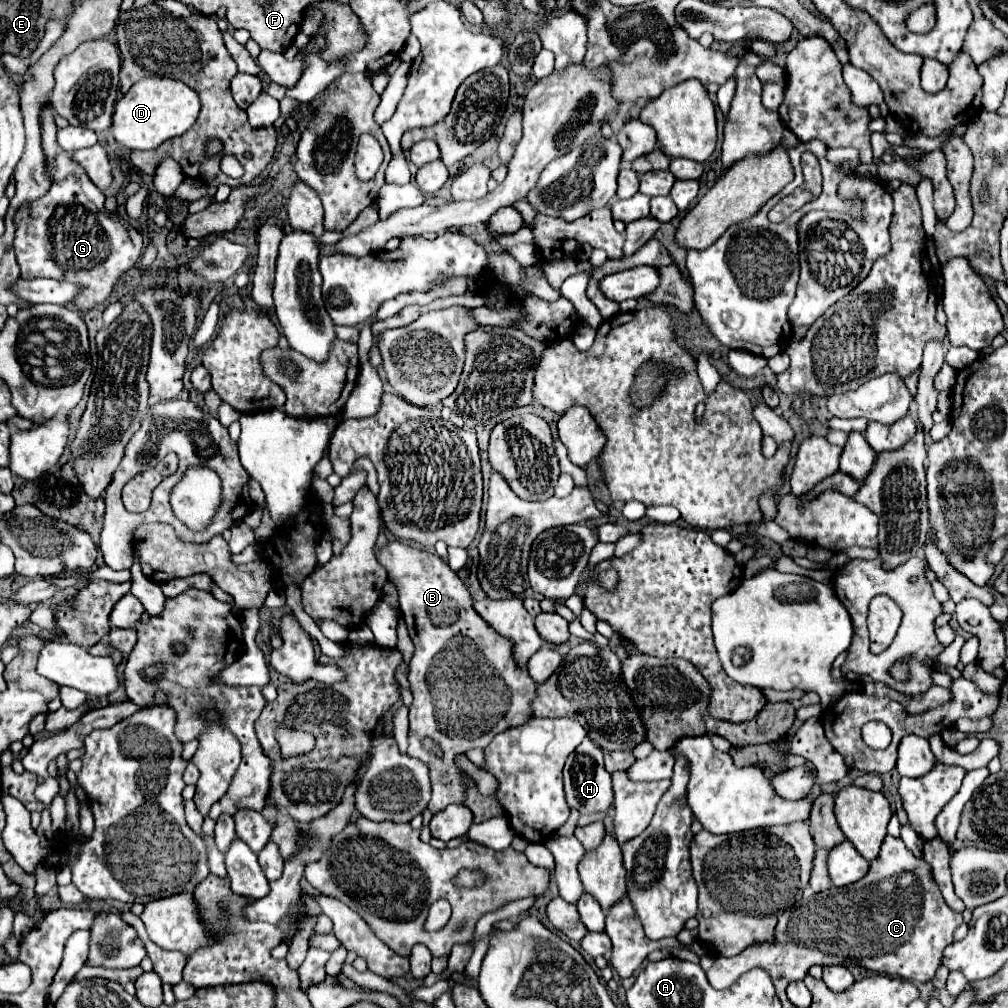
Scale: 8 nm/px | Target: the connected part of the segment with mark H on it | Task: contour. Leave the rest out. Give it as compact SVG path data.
M585 738L573 754L569 754L565 768L563 768L563 780L565 780L565 794L567 804L571 808L577 808L581 814L601 812L607 810L613 804L613 790L611 790L611 774L605 770L603 764L603 750L595 746L589 738Z

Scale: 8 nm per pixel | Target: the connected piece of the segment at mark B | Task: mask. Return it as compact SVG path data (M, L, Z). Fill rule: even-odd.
M387 542L383 548L375 548L375 556L383 568L387 568L389 582L395 584L399 592L399 610L403 620L407 622L409 636L415 644L415 652L409 662L409 690L413 694L413 702L409 708L409 748L407 754L417 758L429 766L433 798L429 802L429 810L435 814L449 804L461 804L465 800L465 784L459 780L461 770L453 764L455 754L465 754L467 748L485 748L491 738L505 728L519 726L531 716L531 700L535 698L535 682L529 678L527 670L519 670L513 664L511 644L503 636L499 636L491 626L487 626L481 616L473 610L473 600L469 596L467 586L459 580L459 576L445 564L437 554L411 548L403 542ZM467 640L469 644L459 644ZM433 738L443 748L443 758L431 756L423 750L421 740Z

